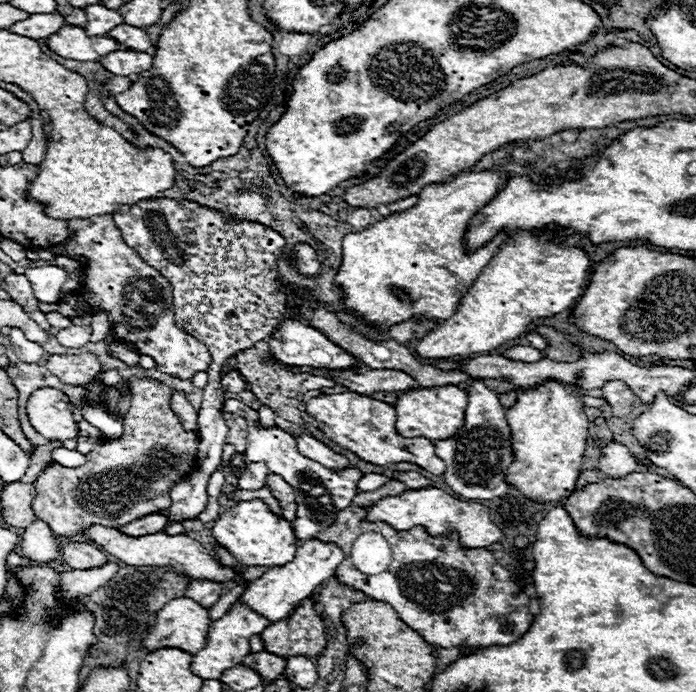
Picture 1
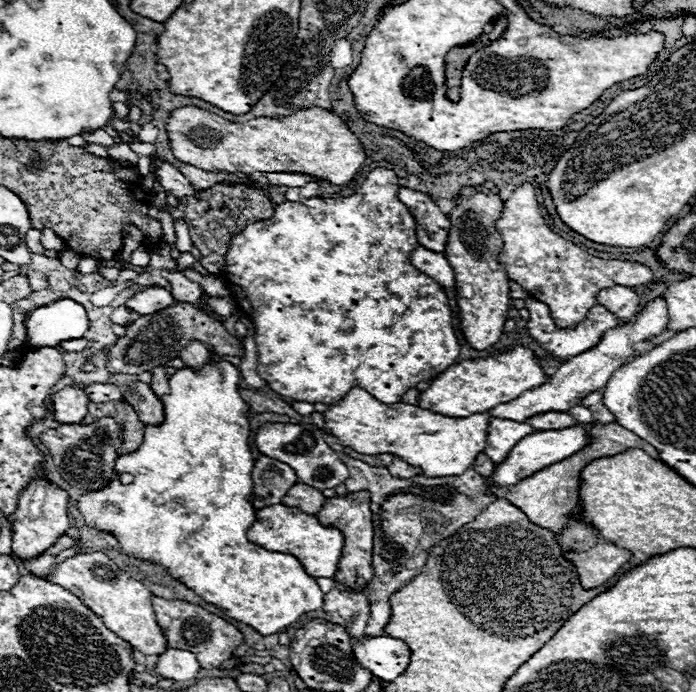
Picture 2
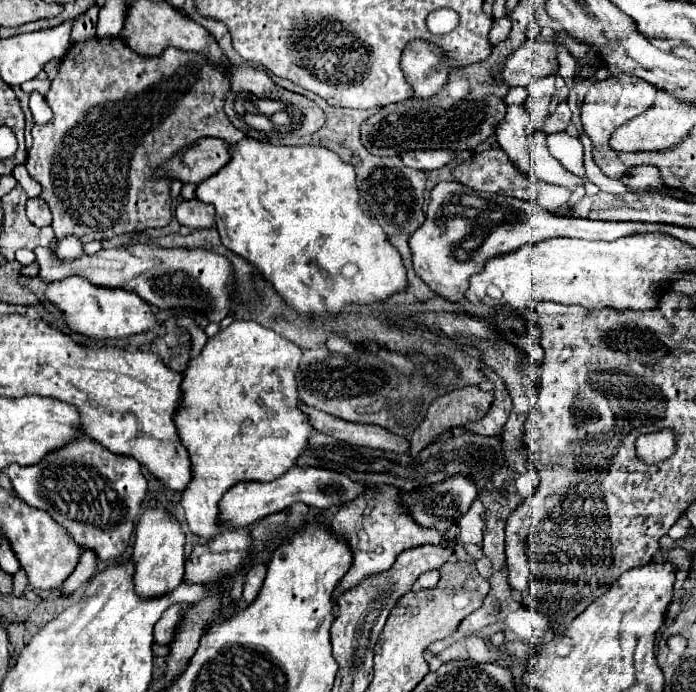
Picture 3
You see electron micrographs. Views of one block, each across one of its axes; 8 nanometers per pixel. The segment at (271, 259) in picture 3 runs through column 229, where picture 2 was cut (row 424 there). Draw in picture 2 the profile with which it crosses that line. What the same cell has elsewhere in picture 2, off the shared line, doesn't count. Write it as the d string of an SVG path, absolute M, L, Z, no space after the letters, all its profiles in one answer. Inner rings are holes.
M210 360L210 364L206 364L206 368L198 374L194 374L188 366L176 370L176 374L170 376L170 394L162 396L162 404L164 404L164 412L166 418L160 426L146 426L144 428L144 440L142 446L126 456L120 456L114 464L114 474L108 482L106 488L102 488L100 492L88 492L84 496L78 498L78 510L82 512L86 524L92 528L100 528L102 532L112 532L120 544L120 550L128 556L136 556L138 560L146 560L146 562L156 562L164 568L168 568L168 572L172 572L172 576L176 576L176 580L180 580L182 584L188 584L188 588L192 588L200 598L204 598L208 604L214 604L218 608L222 608L226 612L226 616L244 622L248 626L252 626L258 634L262 636L270 636L270 634L280 634L284 632L290 624L298 622L298 618L306 612L318 610L324 602L324 594L320 592L316 580L312 576L306 574L306 570L302 568L302 564L288 554L280 554L280 552L268 552L256 544L252 544L246 538L246 530L252 526L252 522L256 520L256 510L252 508L252 504L248 502L248 496L252 494L252 468L254 468L254 458L248 446L248 436L250 436L250 424L248 424L248 404L240 398L238 394L238 380L240 380L240 372L230 364L230 362L214 362ZM120 472L128 472L132 474L136 480L132 484L122 484L120 482Z

